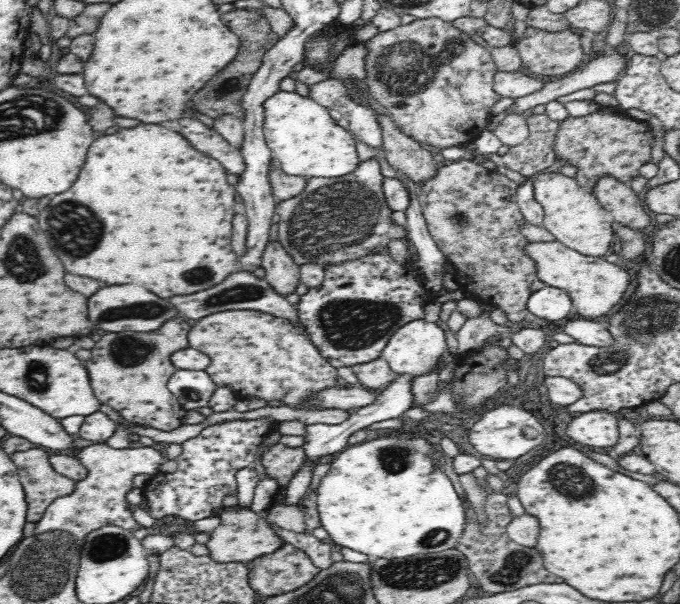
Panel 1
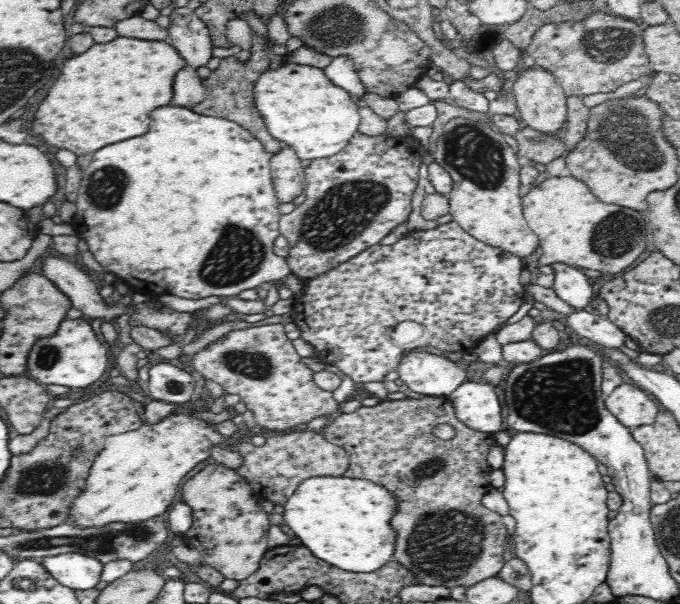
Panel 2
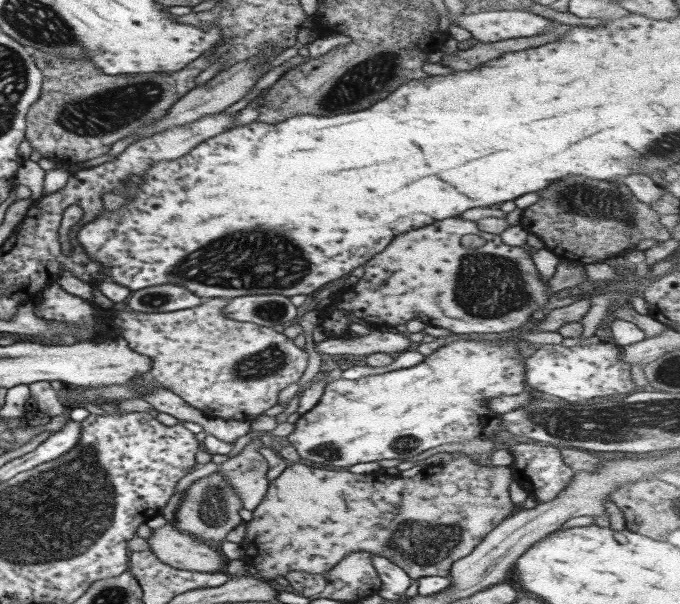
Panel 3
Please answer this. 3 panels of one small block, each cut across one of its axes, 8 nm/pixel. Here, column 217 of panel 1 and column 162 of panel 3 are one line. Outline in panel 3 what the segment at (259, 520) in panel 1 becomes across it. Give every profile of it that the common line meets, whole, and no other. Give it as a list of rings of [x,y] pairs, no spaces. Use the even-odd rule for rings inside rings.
[[[167,520],[165,526],[151,528],[151,536],[146,542],[157,559],[179,570],[219,573],[228,561],[209,545],[191,539]]]

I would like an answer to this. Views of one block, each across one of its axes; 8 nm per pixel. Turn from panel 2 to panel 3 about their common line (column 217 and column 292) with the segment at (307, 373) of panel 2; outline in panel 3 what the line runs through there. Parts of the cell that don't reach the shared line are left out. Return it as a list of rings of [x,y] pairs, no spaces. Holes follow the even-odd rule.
[[[211,298],[203,304],[175,312],[112,310],[112,318],[127,347],[151,358],[151,368],[147,373],[151,380],[199,409],[205,416],[250,423],[265,410],[275,406],[280,390],[299,380],[305,372],[308,356],[305,348],[299,349],[292,340],[273,328],[267,330],[252,322],[225,318],[223,307],[227,301],[228,298]]]

